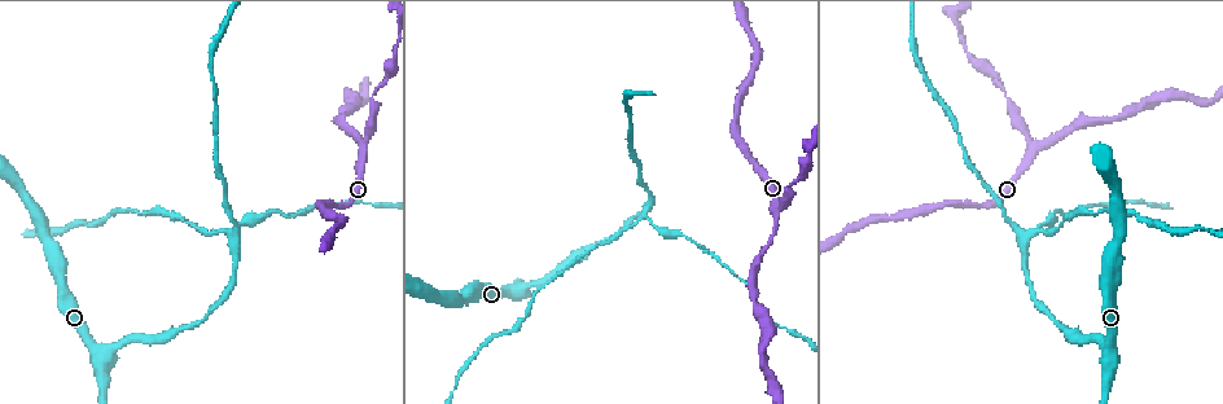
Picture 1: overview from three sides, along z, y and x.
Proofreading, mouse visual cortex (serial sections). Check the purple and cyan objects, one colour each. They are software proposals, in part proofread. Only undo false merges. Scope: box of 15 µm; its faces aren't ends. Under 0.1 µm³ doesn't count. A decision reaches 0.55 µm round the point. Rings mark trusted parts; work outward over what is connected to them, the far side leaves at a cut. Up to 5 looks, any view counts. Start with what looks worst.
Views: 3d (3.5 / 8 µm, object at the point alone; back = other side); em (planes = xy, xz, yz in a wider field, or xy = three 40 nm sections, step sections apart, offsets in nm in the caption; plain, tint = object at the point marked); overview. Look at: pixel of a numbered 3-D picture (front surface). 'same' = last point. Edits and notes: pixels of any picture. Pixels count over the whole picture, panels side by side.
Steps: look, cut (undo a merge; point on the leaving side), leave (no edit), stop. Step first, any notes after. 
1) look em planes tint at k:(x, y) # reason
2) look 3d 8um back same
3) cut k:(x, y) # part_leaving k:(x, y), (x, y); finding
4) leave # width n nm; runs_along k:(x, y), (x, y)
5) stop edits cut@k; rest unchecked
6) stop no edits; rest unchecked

look 3d 3.5um back at 1:(647, 205) # four or more arms meet

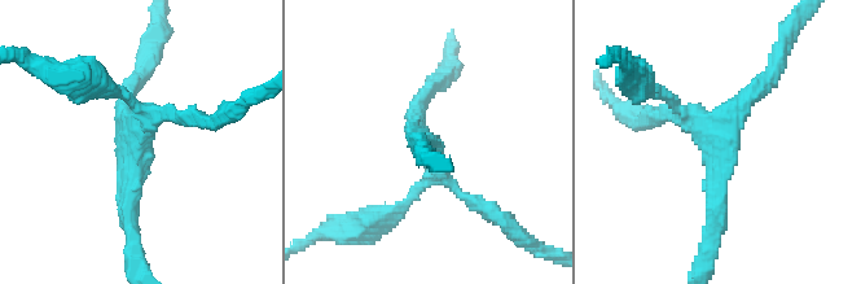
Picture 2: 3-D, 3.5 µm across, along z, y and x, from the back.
look em xy step 5 tint at 2:(136, 148) # now the EM

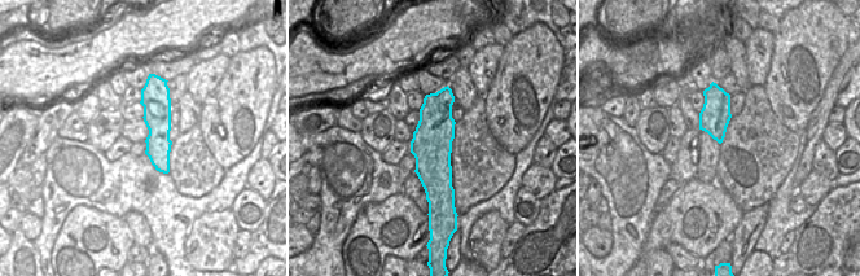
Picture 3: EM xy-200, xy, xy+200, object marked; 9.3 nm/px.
look em xy step 3 tint same

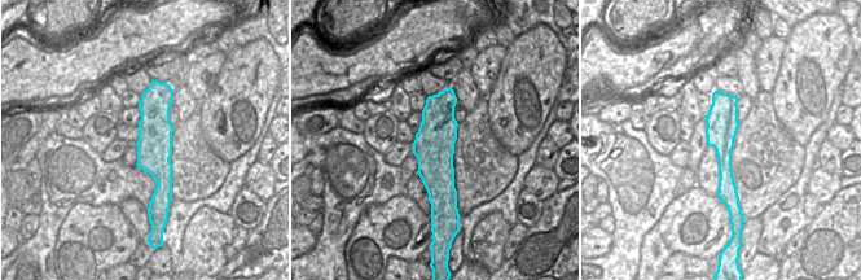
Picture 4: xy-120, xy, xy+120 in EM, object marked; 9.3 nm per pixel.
leave # width 380 nm; runs_along 4:(153, 87), (158, 195); continuous, no second cell

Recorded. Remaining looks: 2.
look 3d 3.5um at 1:(363, 158) # side arm on a straight run

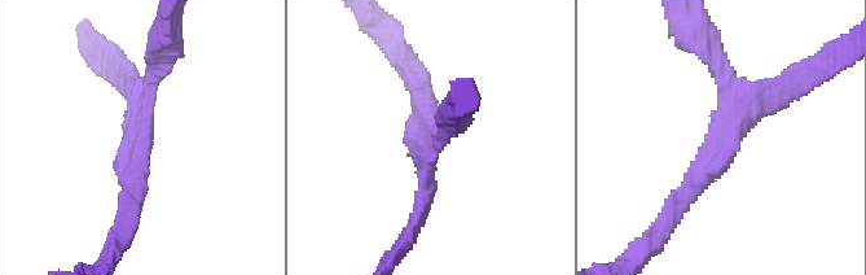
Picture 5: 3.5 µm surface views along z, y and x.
look em xy step 3 tint at 5:(135, 134) # arms 3; arm_widths 200, 200, 250 nm

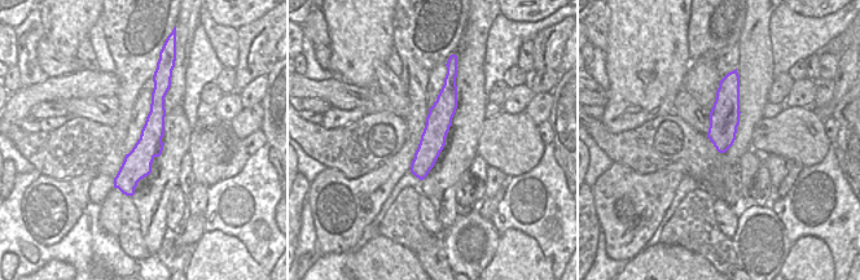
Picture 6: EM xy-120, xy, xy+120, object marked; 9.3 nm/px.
leave # runs_along 6:(159, 91), (128, 192); all the same cell

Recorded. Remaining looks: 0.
stop no edits; rest unchecked

